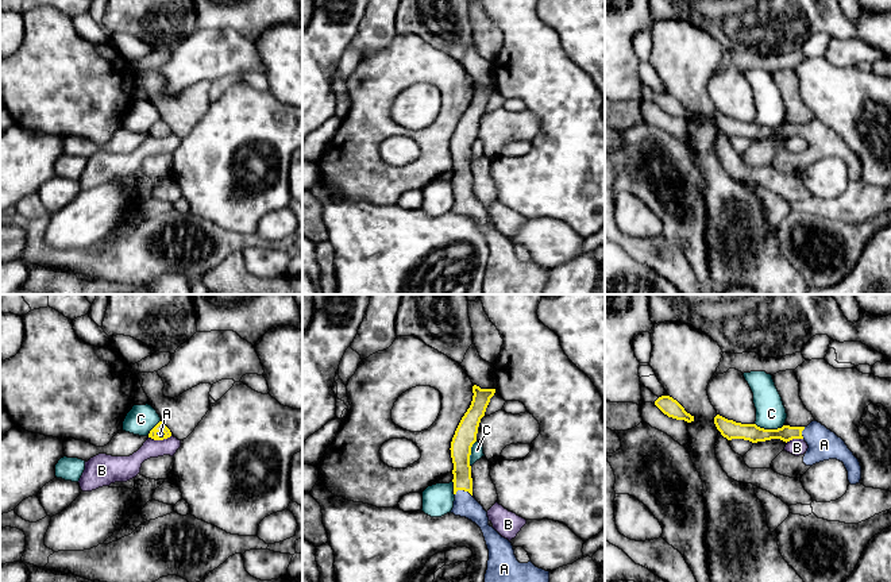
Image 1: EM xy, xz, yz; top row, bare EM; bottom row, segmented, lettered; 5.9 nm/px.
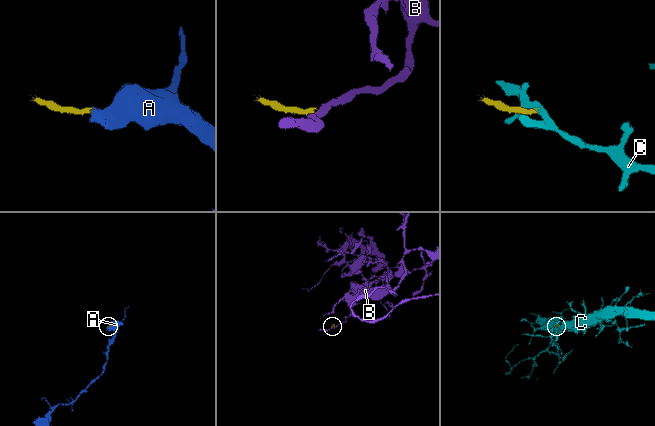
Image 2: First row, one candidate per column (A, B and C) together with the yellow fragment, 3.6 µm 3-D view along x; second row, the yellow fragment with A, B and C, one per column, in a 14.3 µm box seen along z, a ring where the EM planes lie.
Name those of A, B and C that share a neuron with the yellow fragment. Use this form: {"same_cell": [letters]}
{"same_cell": ["A"]}

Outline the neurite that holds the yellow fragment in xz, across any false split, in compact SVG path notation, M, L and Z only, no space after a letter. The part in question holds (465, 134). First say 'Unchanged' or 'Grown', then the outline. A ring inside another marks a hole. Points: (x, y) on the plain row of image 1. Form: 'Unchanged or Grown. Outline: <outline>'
Grown. Outline: M472 84L472 99L462 115L451 139L454 161L454 205L451 211L475 220L485 235L489 258L482 294L544 294L549 269L536 265L531 258L520 261L512 240L489 223L487 209L472 194L470 153L477 139L478 124L495 86Z

